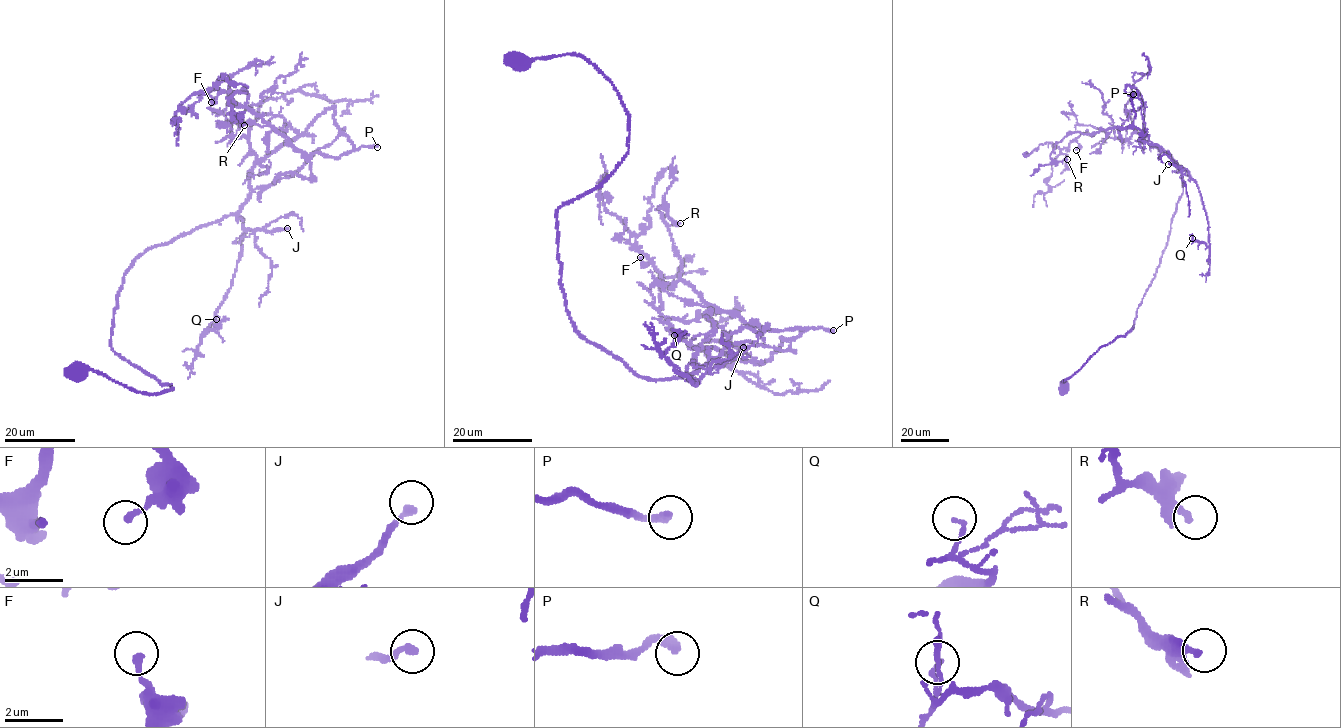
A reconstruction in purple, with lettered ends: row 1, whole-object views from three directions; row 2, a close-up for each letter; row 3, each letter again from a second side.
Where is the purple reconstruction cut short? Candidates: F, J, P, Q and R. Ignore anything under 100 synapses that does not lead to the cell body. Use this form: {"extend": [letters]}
{"extend": ["P"]}

